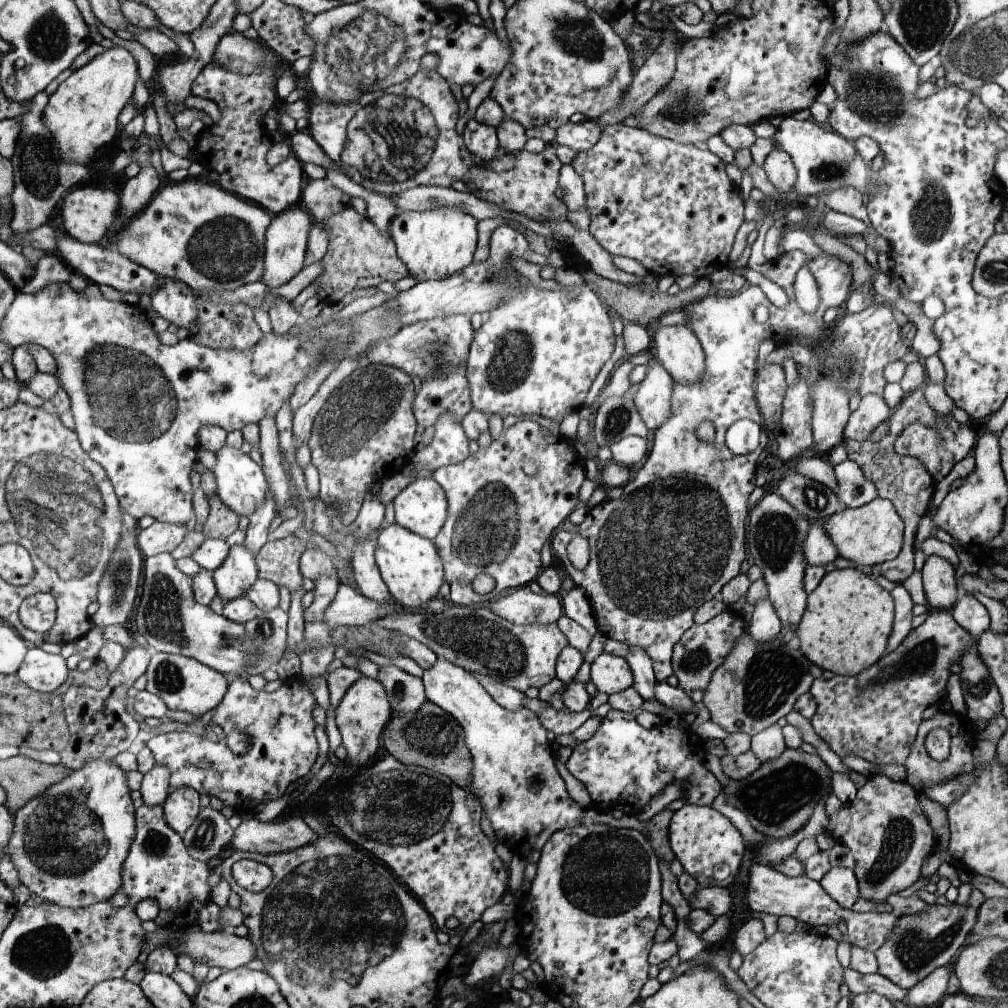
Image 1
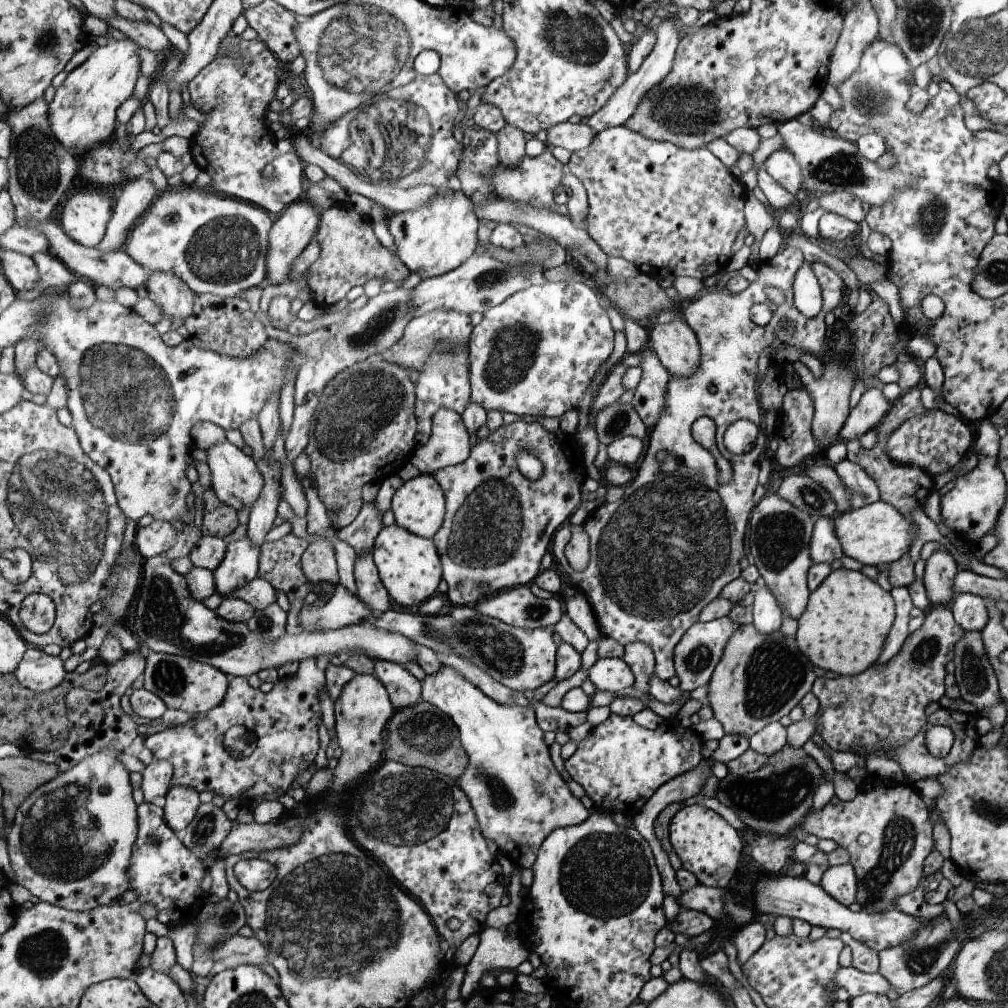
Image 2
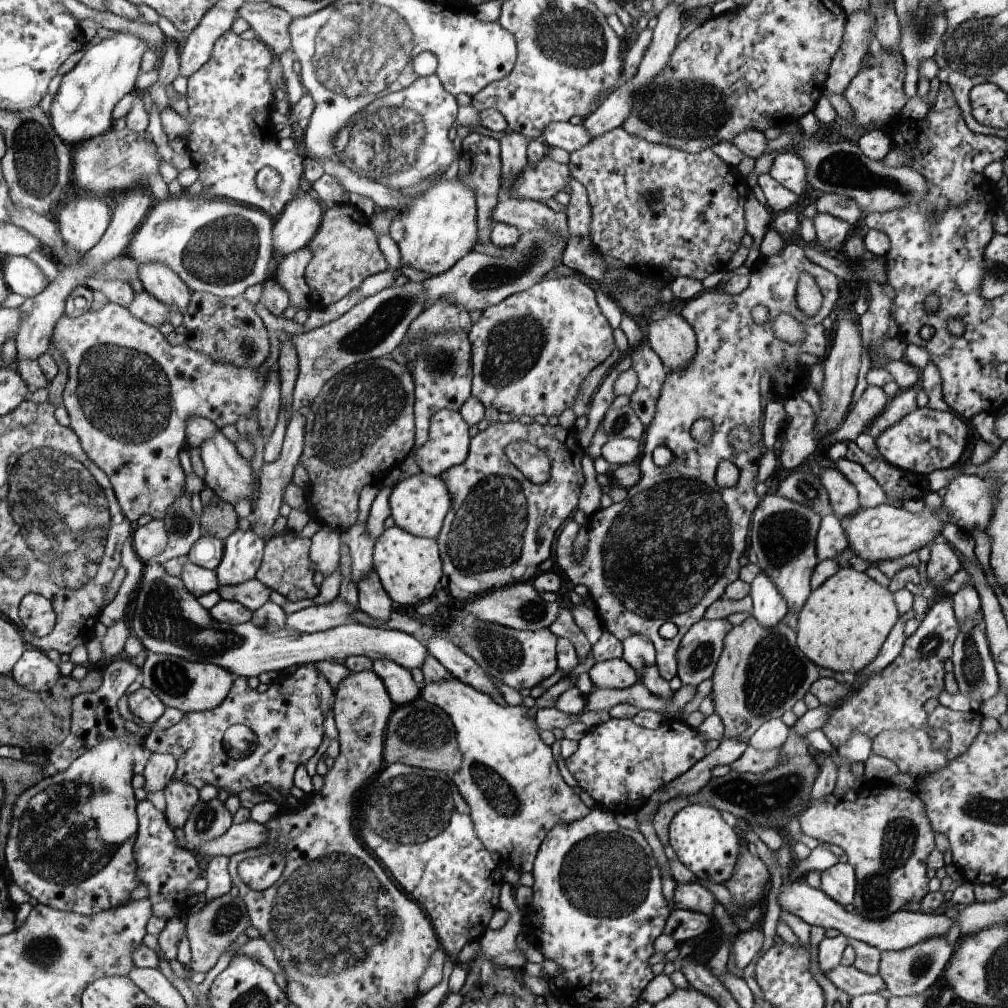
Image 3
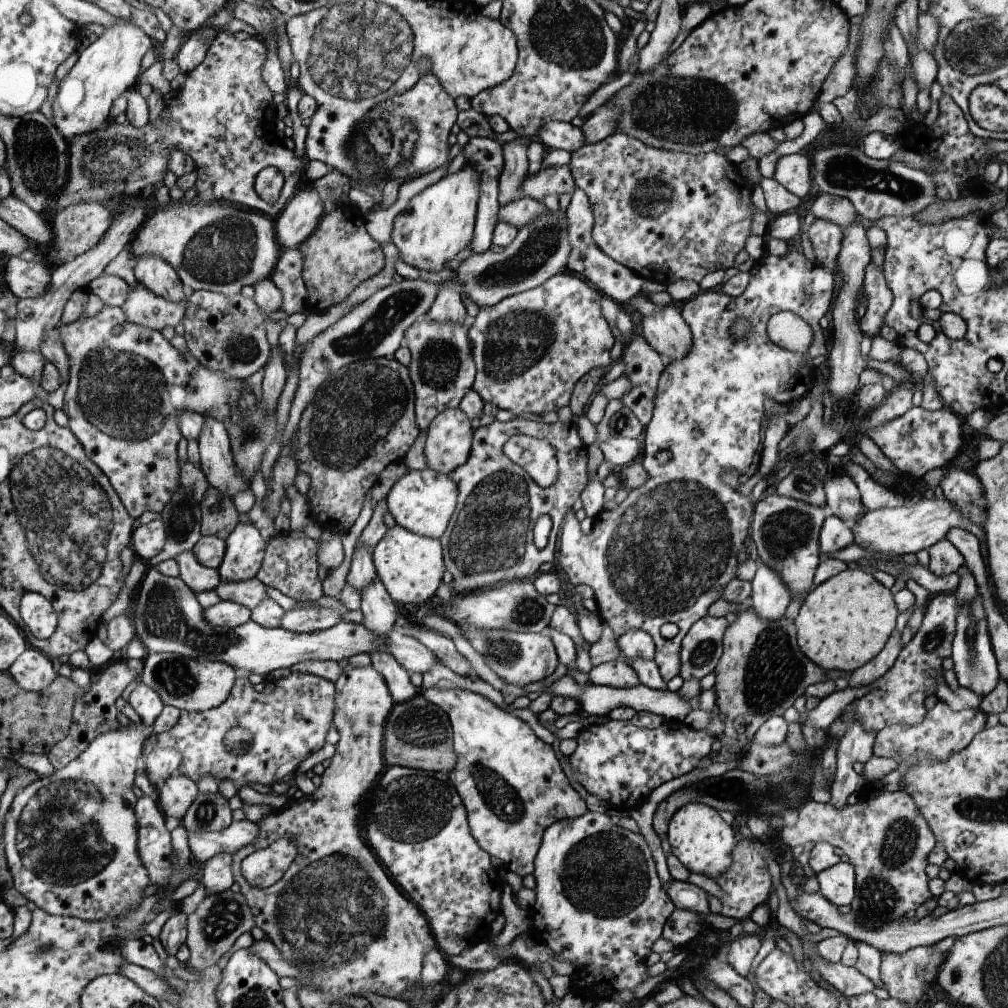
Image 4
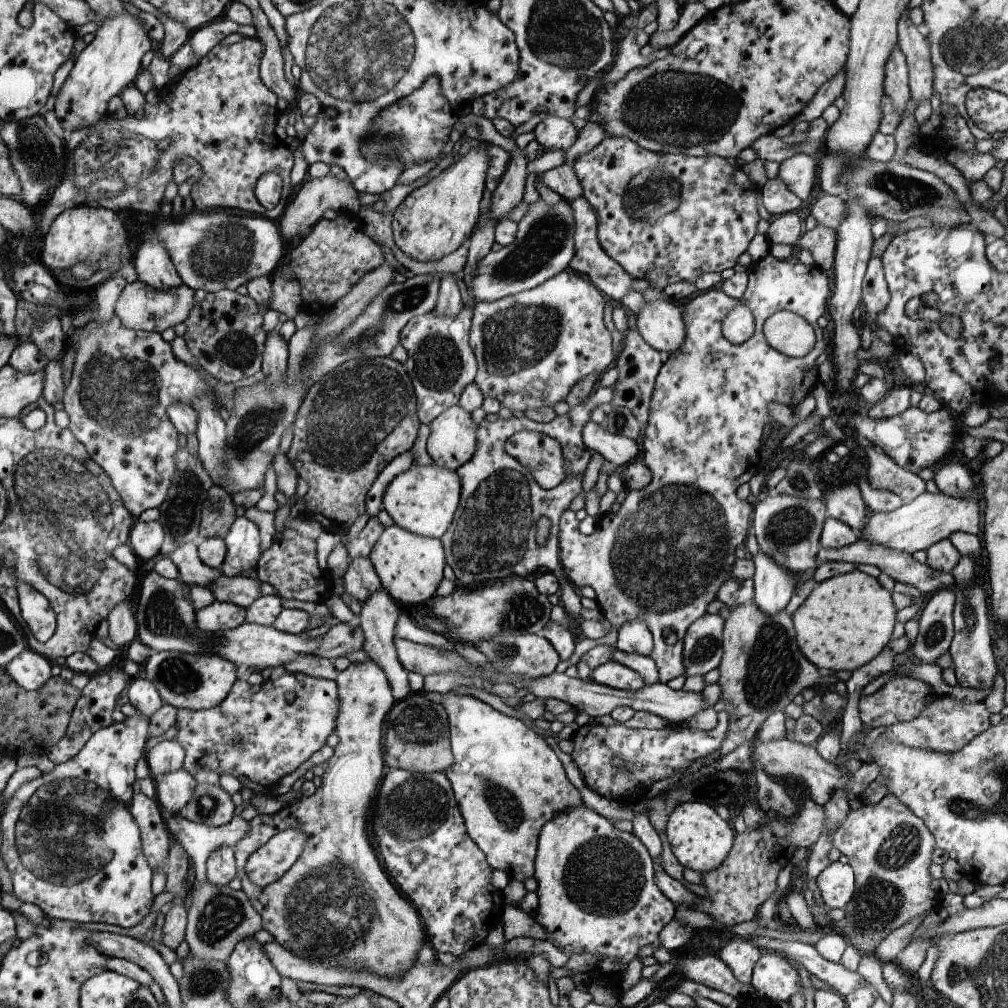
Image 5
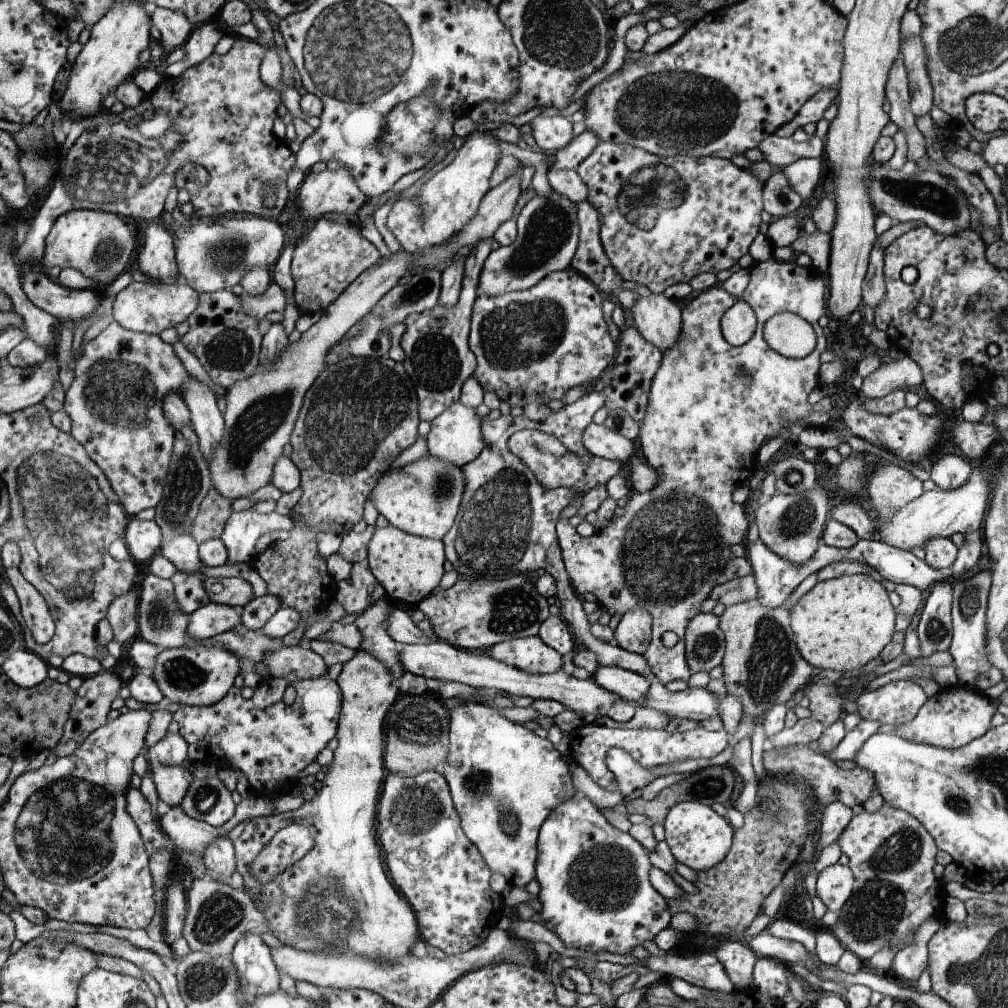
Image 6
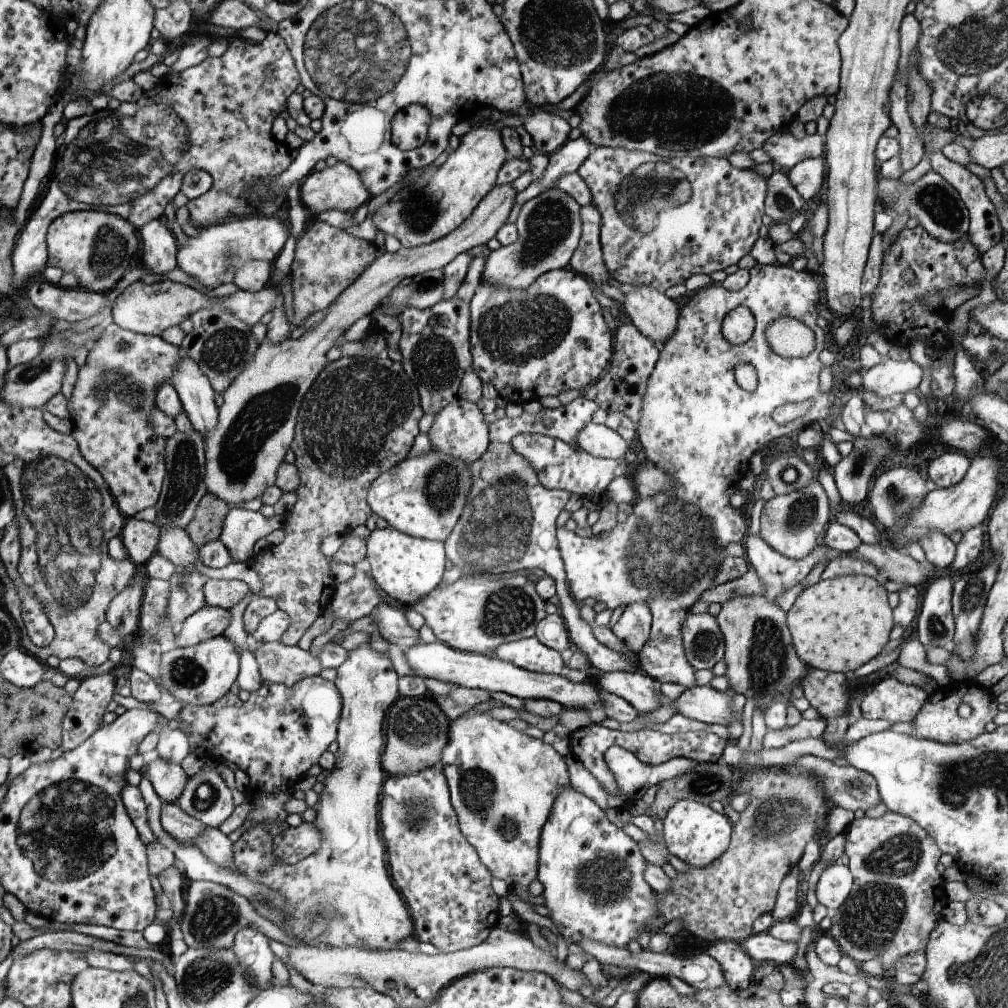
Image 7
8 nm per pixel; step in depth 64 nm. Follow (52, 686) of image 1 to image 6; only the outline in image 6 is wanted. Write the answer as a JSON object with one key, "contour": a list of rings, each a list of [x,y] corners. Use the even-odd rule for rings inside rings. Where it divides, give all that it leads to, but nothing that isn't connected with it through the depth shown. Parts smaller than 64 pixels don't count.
{"contour":[[[19,650],[12,657],[3,662],[2,668],[12,682],[25,689],[35,688],[46,678],[48,674],[48,664],[40,655],[34,652]]]}

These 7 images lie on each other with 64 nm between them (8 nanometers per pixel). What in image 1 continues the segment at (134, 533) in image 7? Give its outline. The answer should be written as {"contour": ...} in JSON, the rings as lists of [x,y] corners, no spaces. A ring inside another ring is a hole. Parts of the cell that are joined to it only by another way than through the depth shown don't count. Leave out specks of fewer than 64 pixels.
{"contour":[[[155,521],[152,526],[137,529],[137,545],[144,558],[171,553],[186,540],[189,529],[182,525]]]}

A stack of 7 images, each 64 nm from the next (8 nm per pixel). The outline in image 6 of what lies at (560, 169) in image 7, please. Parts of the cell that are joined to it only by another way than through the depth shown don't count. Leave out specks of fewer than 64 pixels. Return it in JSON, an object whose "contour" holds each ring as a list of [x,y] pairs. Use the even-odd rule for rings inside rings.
{"contour":[[[586,129],[571,144],[560,149],[554,156],[552,169],[575,169],[598,146],[599,138],[594,131]]]}

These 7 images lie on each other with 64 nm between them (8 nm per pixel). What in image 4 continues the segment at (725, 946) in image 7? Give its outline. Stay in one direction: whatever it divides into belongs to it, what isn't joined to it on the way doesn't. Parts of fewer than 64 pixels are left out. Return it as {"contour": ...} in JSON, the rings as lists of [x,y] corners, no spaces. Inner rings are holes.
{"contour":[[[740,935],[730,945],[727,958],[729,966],[742,978],[749,975],[752,962],[761,948],[763,935]]]}

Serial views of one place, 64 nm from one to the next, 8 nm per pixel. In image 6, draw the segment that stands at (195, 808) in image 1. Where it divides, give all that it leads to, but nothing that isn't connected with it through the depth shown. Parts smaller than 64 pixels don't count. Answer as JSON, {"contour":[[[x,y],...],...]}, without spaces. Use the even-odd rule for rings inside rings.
{"contour":[[[158,764],[149,771],[154,781],[158,796],[169,807],[180,807],[187,790],[194,780],[193,773],[183,764],[164,766]]]}

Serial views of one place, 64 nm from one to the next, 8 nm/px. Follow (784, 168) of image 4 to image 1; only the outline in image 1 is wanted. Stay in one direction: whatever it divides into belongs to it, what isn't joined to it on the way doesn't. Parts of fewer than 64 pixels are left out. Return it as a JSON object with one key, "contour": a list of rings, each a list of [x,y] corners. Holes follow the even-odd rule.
{"contour":[[[774,146],[766,157],[762,168],[767,174],[767,179],[779,193],[793,190],[797,179],[797,170],[792,157],[782,149]]]}

